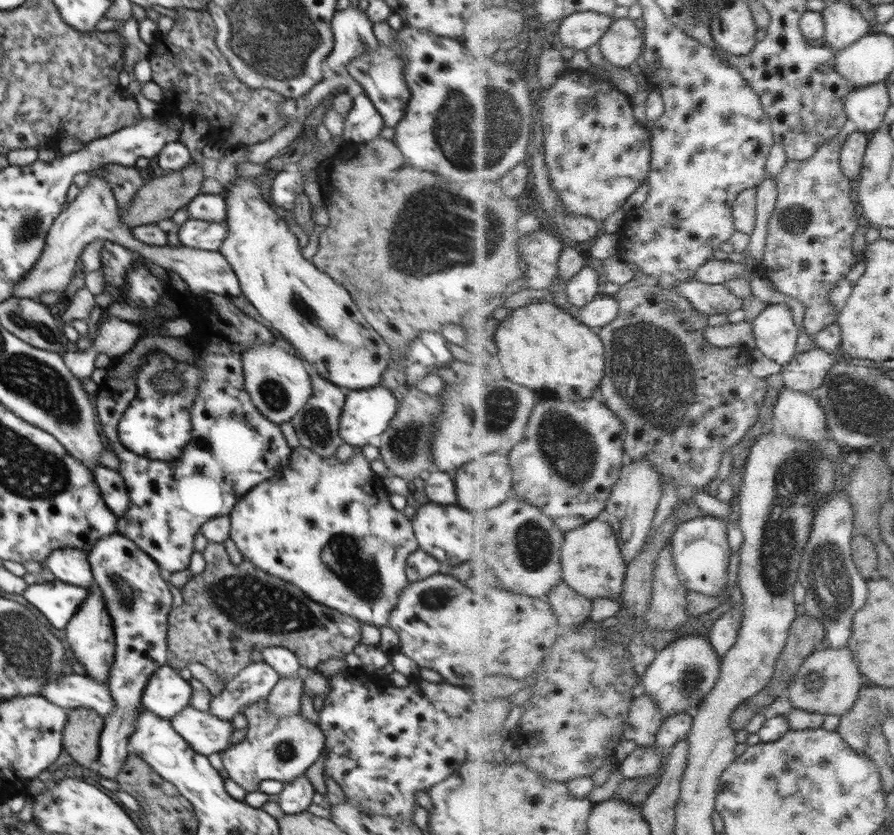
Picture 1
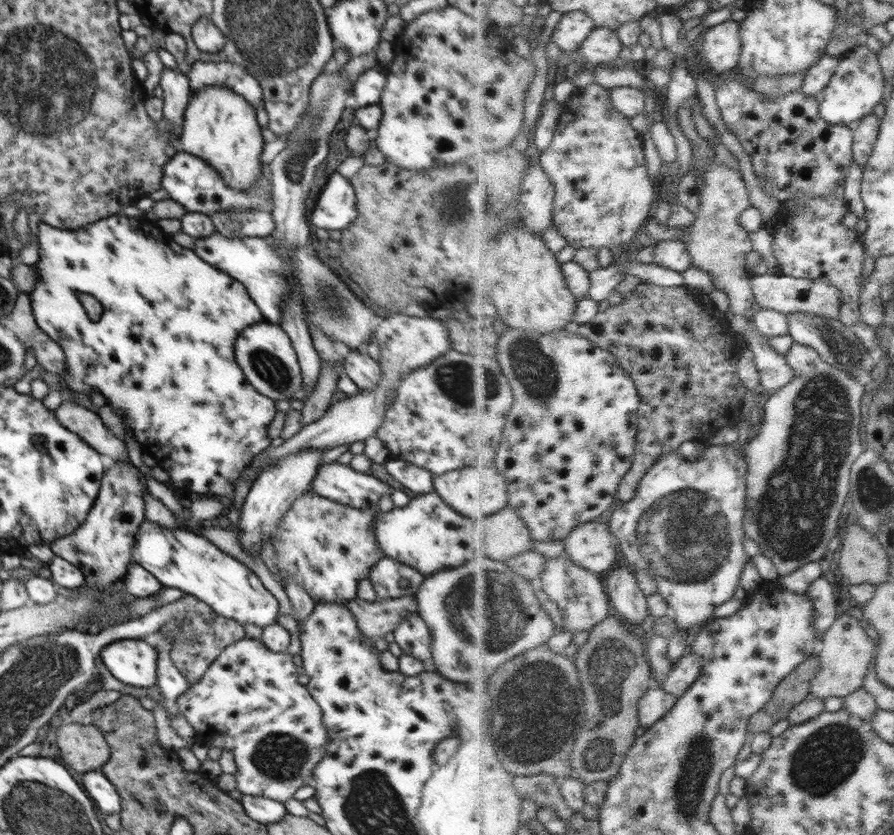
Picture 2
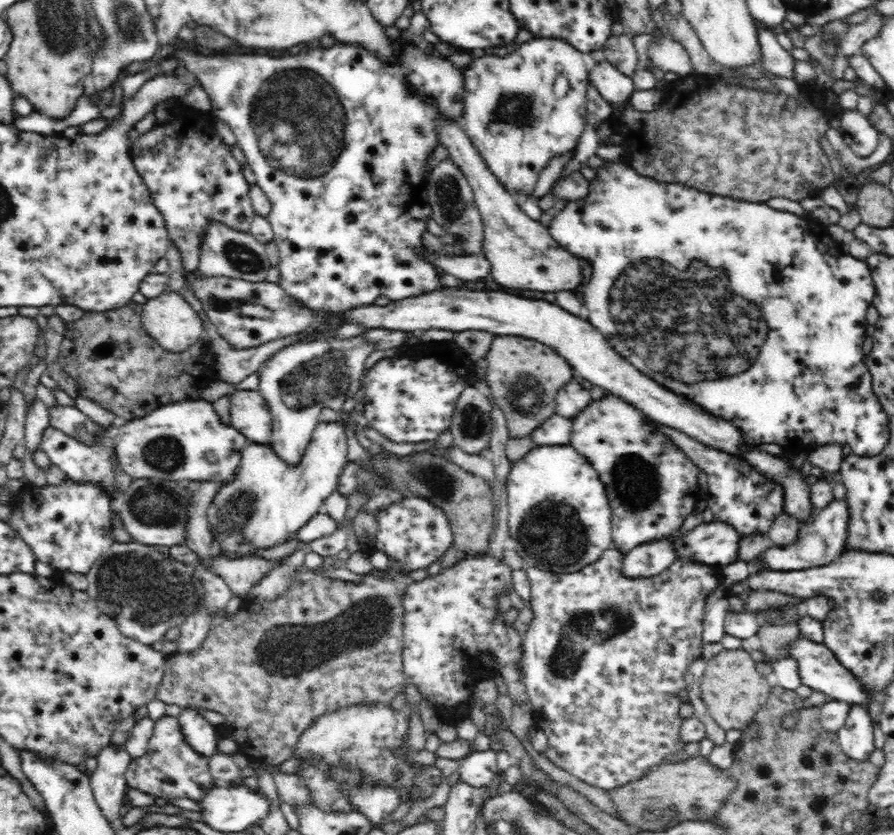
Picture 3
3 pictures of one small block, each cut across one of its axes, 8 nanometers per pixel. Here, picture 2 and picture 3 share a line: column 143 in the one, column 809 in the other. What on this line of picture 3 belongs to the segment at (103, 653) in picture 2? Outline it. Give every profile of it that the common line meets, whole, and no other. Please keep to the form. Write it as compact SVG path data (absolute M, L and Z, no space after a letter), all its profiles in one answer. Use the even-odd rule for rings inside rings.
M796 637L789 642L787 651L789 657L794 658L798 663L802 684L806 684L812 690L823 692L828 700L839 700L849 705L864 705L867 708L867 704L871 701L871 694L863 689L859 678L856 678L845 666L838 662L834 651L830 650L823 642L817 643L810 639L802 640L802 638Z

